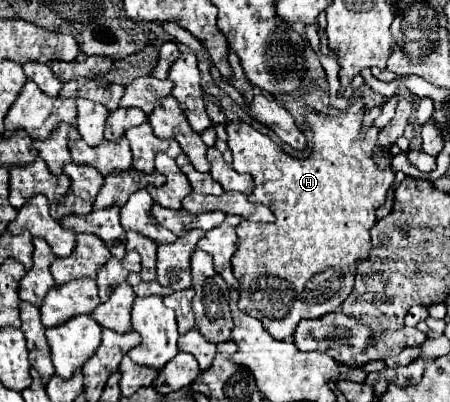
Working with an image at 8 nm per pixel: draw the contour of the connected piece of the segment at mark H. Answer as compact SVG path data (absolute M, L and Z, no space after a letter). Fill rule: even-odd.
M357 99L345 113L331 119L321 113L307 115L307 123L313 129L313 151L307 159L289 157L267 135L259 133L249 123L227 125L227 145L233 153L233 169L237 173L249 173L255 181L249 201L269 205L277 217L275 223L243 221L237 227L239 247L231 261L233 275L241 283L239 309L245 315L261 321L273 339L291 339L301 319L319 319L335 311L353 289L355 265L369 257L369 231L377 223L375 211L385 203L385 195L395 179L395 173L391 171L391 153L381 151L377 145L377 127L371 127L365 139L359 141L363 113L365 105L361 99ZM261 277L279 277L287 283L273 283L273 279Z

